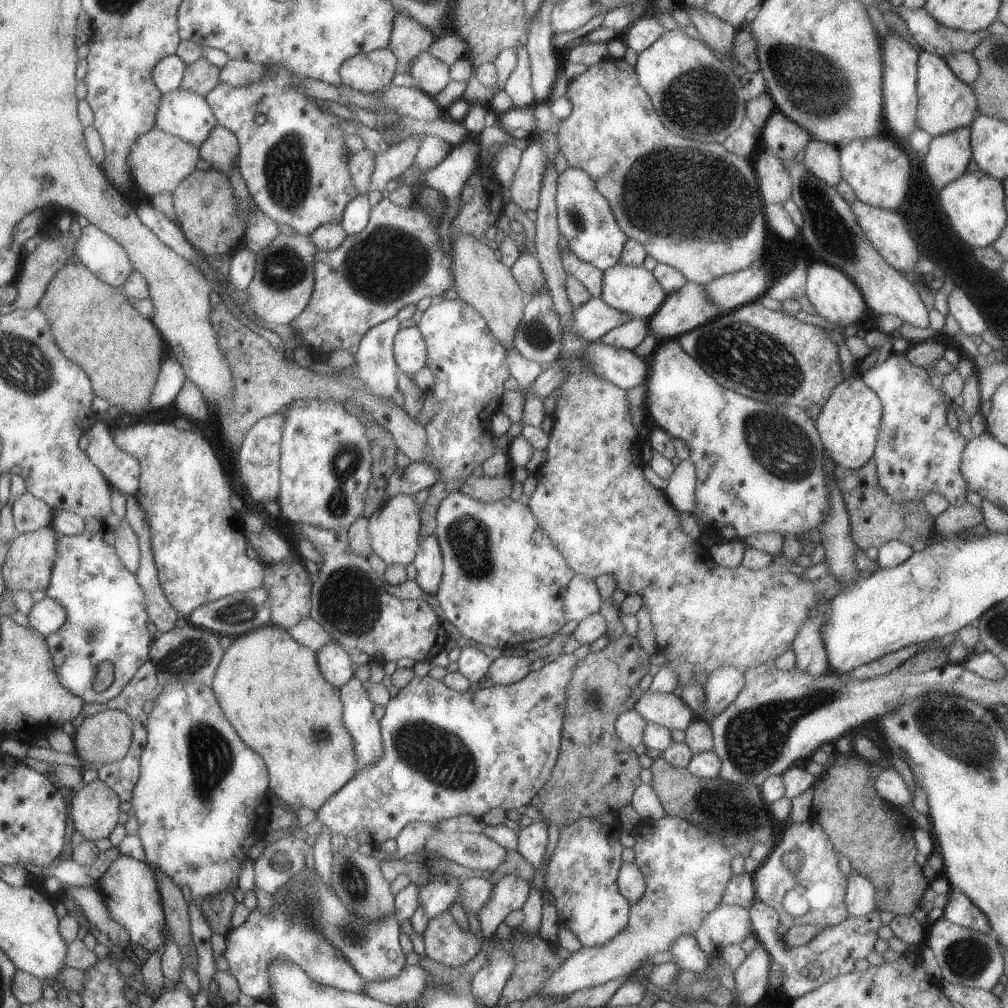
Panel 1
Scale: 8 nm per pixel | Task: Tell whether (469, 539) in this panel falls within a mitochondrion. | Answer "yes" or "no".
yes

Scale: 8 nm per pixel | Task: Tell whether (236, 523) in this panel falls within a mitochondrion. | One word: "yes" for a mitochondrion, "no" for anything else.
no

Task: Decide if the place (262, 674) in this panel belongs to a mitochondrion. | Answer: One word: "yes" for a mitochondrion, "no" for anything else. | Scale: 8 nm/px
no

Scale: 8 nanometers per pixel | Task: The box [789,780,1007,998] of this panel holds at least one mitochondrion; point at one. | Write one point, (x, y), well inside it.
(967, 958)

